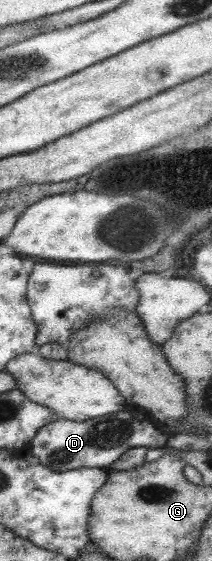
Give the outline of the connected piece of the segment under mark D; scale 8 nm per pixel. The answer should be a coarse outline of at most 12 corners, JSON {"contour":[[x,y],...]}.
{"contour":[[120,411],[58,418],[27,446],[61,473],[102,469],[167,434]]}

